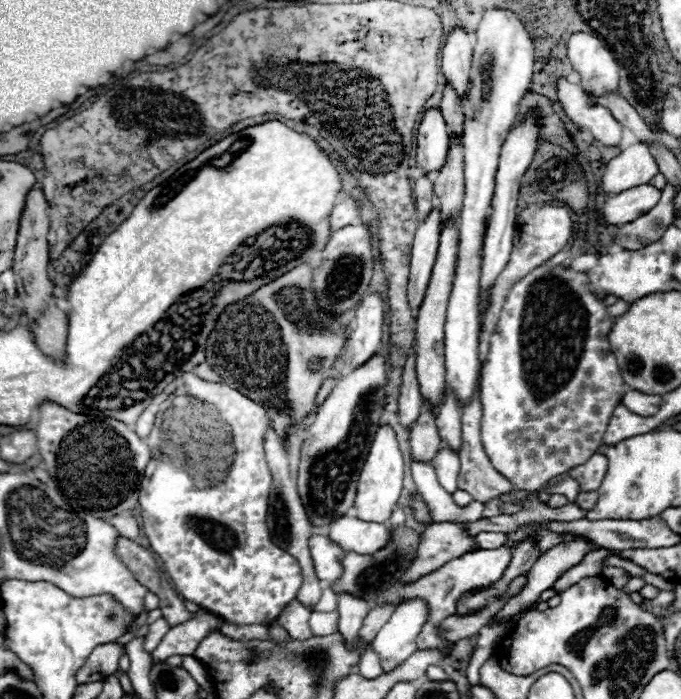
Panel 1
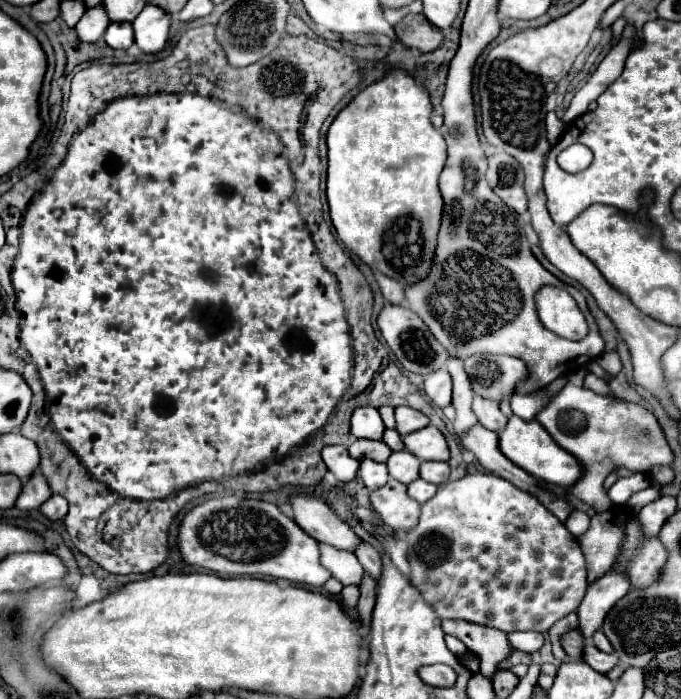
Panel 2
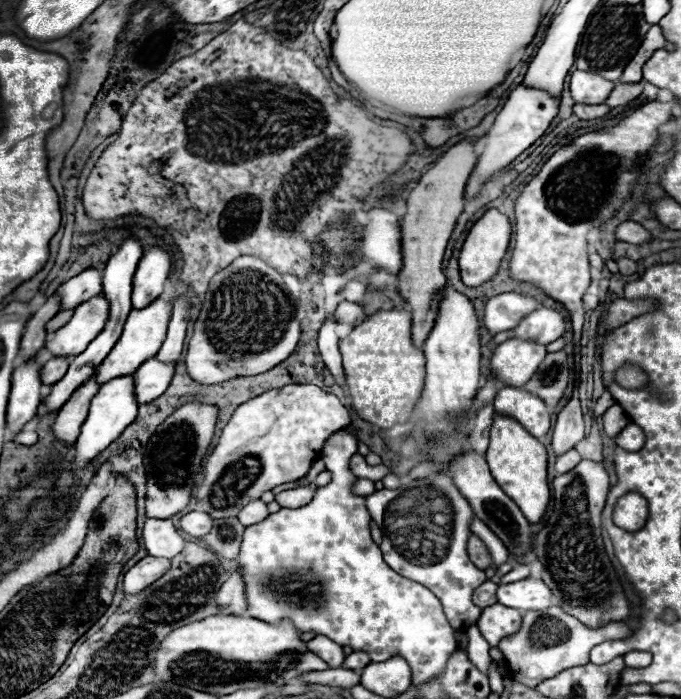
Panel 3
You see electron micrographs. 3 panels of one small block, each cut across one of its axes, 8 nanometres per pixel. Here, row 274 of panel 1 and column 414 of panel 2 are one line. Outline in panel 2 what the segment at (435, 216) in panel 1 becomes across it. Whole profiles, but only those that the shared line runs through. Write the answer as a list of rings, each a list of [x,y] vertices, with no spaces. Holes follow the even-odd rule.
[[[398,406],[396,408],[396,430],[402,436],[406,436],[410,432],[416,432],[416,430],[428,426],[428,424],[430,424],[430,420],[422,412],[418,412],[414,408],[408,408],[408,406]]]

